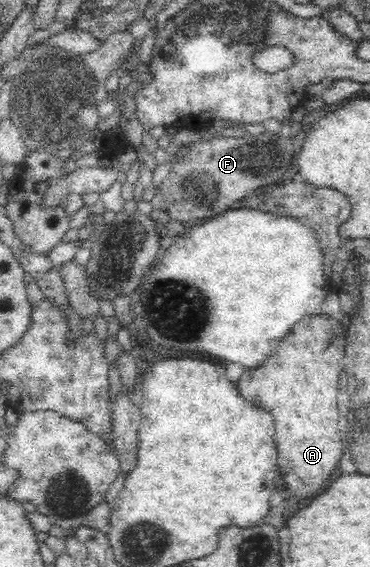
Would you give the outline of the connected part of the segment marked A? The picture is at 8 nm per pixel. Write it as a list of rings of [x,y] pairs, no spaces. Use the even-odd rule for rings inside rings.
[[[315,315],[307,317],[301,323],[297,323],[277,345],[273,357],[257,367],[247,369],[240,377],[238,389],[244,399],[249,399],[255,405],[265,407],[273,419],[275,419],[275,446],[278,454],[277,469],[281,473],[284,482],[287,484],[290,493],[299,499],[315,497],[325,483],[331,479],[331,475],[337,471],[345,441],[339,427],[339,373],[341,373],[341,361],[345,353],[345,335],[343,327],[335,317],[329,315]]]

